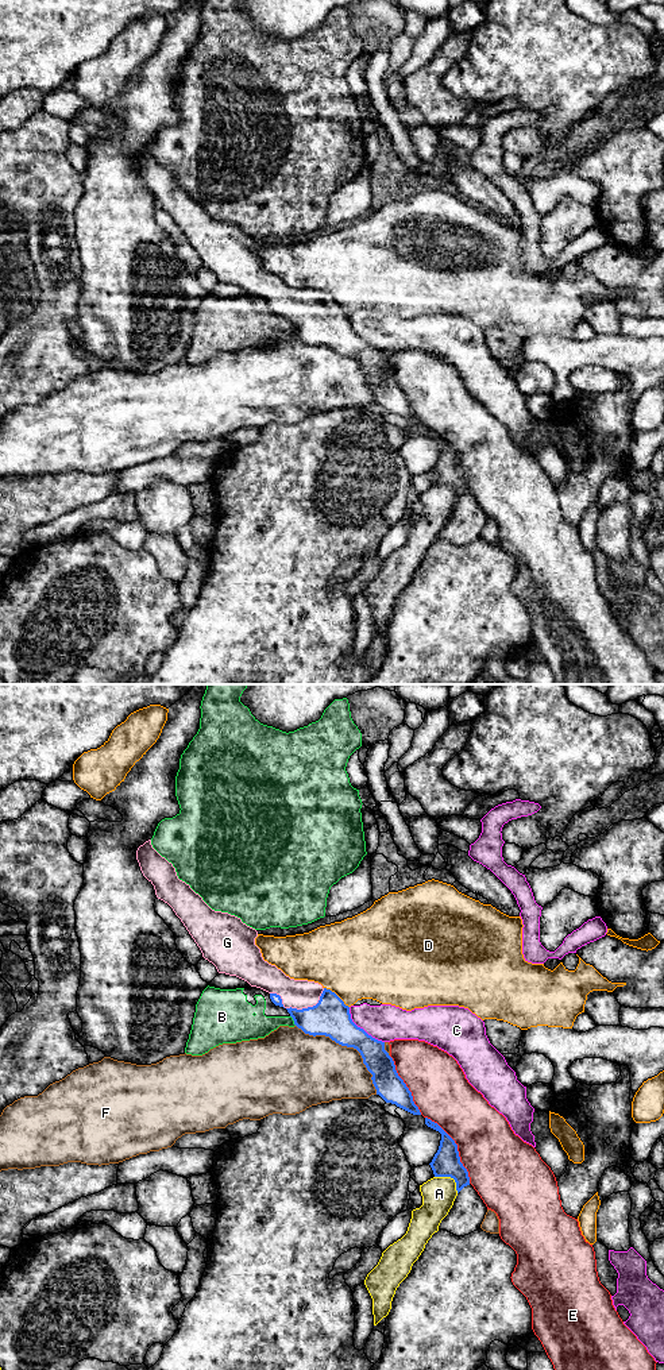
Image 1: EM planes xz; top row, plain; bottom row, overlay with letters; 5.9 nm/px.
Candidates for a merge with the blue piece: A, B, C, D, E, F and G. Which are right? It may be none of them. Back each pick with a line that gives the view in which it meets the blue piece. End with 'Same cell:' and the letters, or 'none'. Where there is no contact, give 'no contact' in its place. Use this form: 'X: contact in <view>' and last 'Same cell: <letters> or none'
G: contact in xz
Same cell: G

